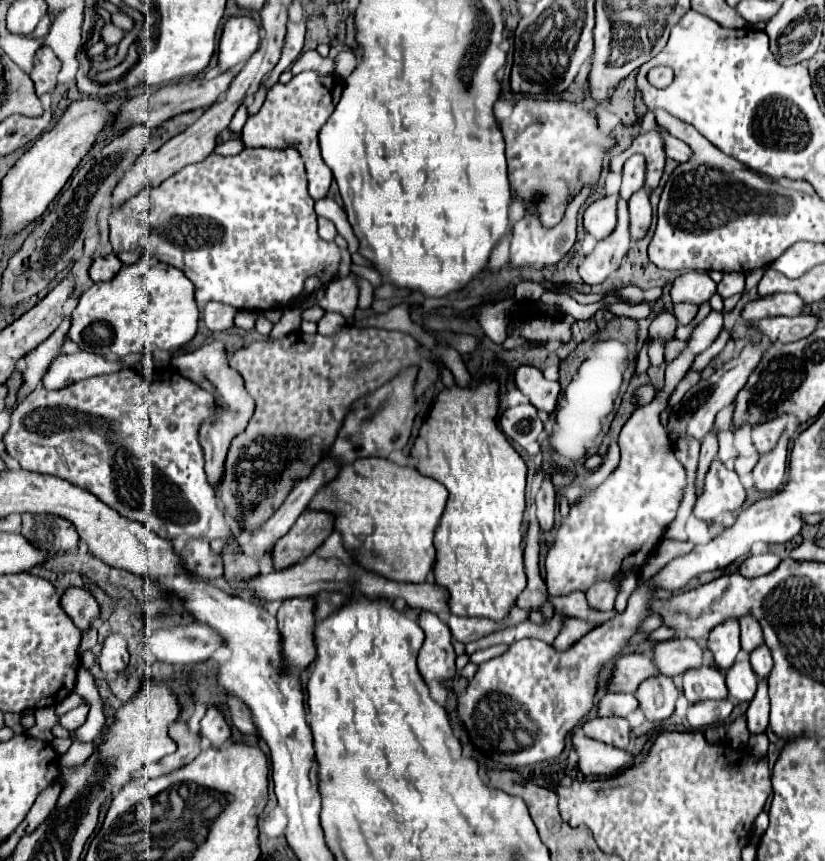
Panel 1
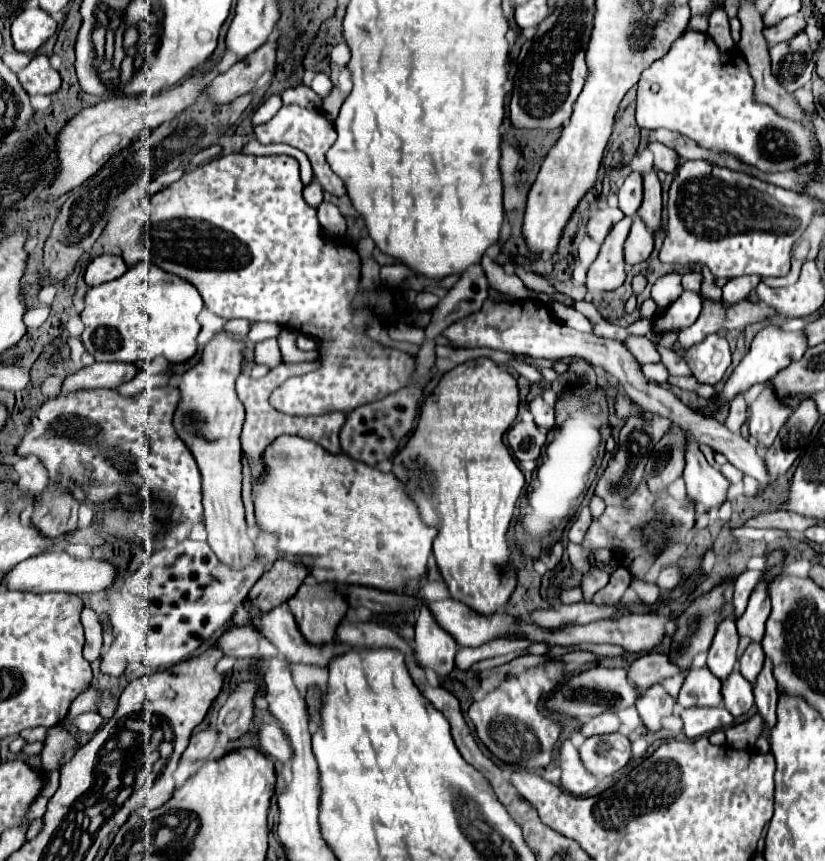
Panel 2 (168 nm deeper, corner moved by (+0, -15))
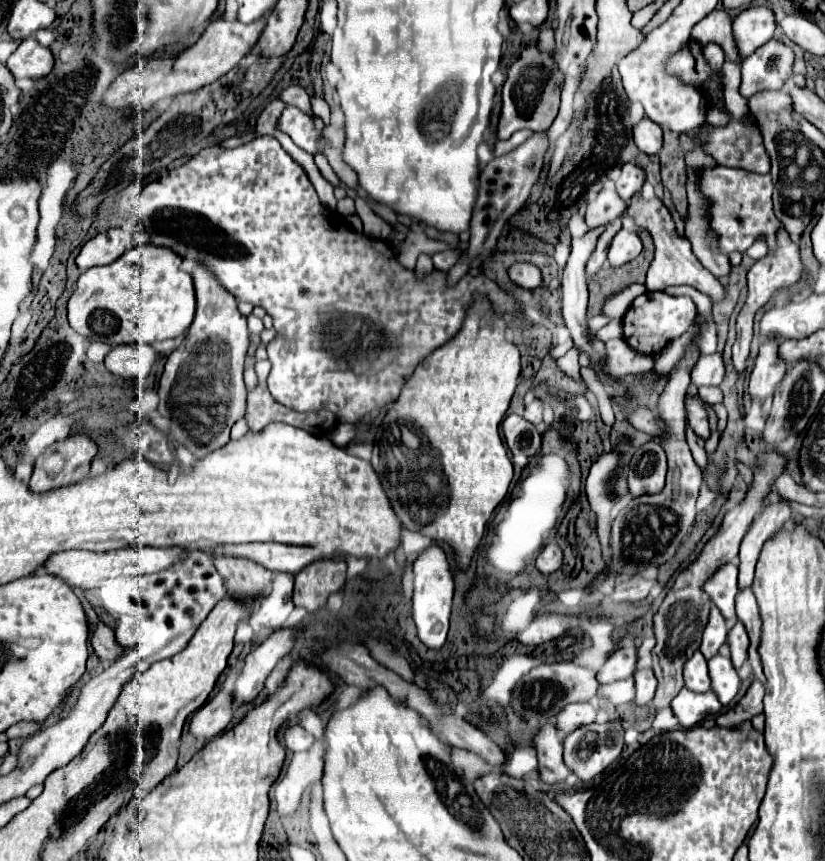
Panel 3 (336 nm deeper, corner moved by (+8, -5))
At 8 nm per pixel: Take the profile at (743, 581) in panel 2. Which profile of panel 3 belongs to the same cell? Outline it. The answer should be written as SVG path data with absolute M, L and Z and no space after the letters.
M726 563L704 585L704 591L710 595L712 603L722 611L722 615L726 619L736 617L736 611L734 611L734 599L736 599L736 593L738 593L736 579L738 579L738 565Z

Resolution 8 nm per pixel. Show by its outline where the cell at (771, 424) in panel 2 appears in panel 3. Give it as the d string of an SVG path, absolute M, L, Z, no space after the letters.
M766 341L760 345L756 365L750 373L748 395L752 401L764 403L774 397L774 389L780 385L786 373L786 363L778 357L778 341Z

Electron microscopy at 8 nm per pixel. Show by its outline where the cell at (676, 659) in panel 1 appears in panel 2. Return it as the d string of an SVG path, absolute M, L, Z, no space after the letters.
M646 653L640 655L630 667L628 667L628 679L638 687L638 689L646 689L654 683L660 683L660 679L666 677L674 677L680 675L682 671L678 671L678 667L674 667L674 663L668 661L668 655L664 653Z

